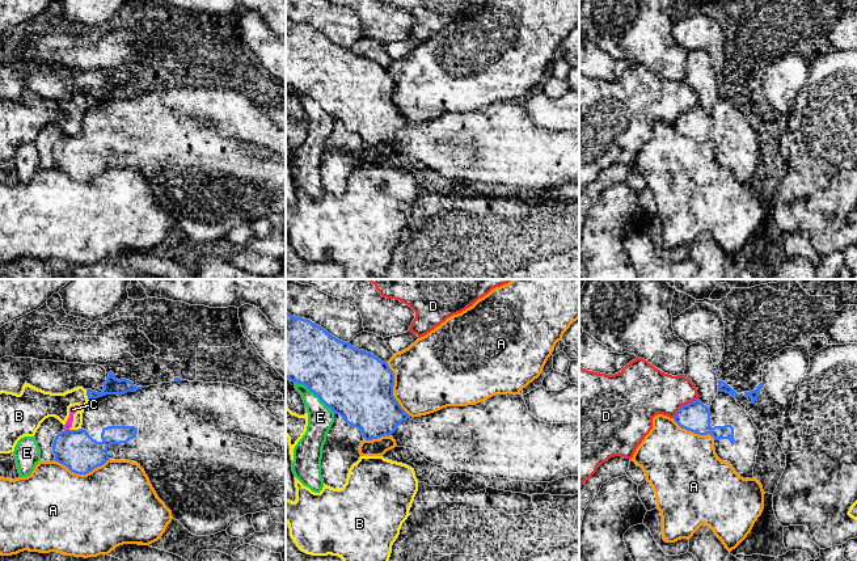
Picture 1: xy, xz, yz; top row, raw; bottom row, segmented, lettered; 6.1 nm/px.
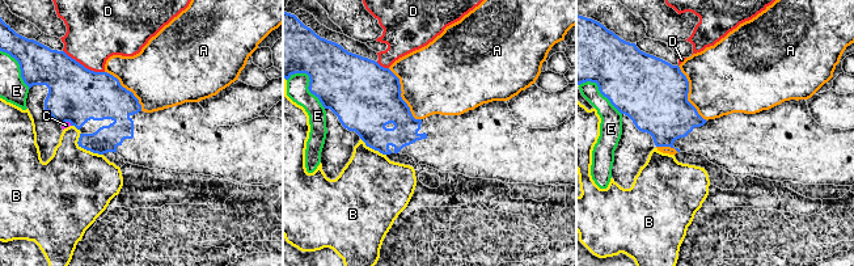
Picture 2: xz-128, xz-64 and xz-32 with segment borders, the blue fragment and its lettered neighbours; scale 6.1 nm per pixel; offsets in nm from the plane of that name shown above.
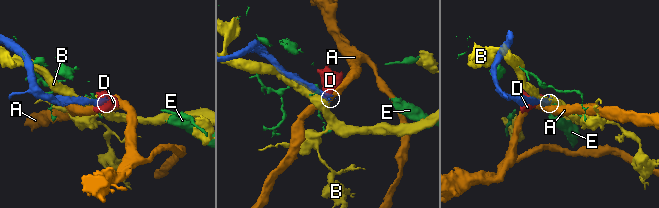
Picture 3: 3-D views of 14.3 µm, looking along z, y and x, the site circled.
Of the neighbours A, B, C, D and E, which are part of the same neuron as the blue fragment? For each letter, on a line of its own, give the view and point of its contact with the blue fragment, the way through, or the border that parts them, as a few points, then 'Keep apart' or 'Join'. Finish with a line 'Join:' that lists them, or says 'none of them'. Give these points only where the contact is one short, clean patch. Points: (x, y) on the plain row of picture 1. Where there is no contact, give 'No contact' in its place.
A: Touches blue at xy (81, 180). Keep apart
B: Touches blue at xy (87, 101). Keep apart
C: Touches blue at xy (67, 136). Boundary: xy (64, 135), (68, 136). Keep apart
D: Touches blue at yz (684, 112). Keep apart
E: Touches blue at xz (315, 100). Keep apart
Join: none of them

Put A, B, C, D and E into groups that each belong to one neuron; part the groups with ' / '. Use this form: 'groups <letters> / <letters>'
groups A / B C D / E

